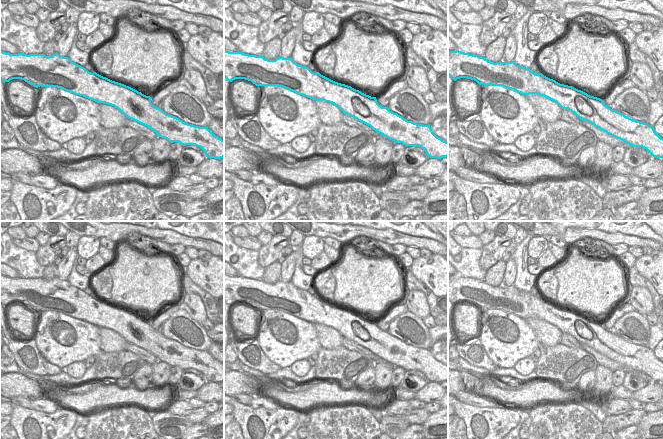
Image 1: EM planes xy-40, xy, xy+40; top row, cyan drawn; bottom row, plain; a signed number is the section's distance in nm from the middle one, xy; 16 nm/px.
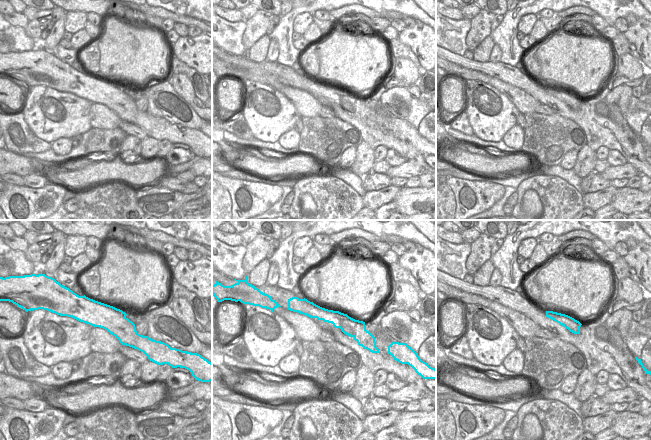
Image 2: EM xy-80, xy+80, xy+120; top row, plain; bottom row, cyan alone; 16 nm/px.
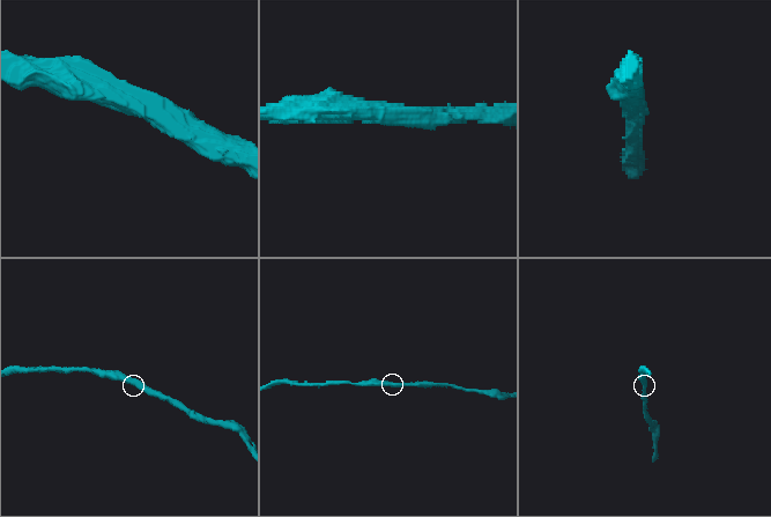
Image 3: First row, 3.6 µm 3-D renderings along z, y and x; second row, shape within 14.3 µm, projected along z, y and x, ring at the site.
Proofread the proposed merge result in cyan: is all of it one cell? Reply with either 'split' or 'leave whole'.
leave whole

